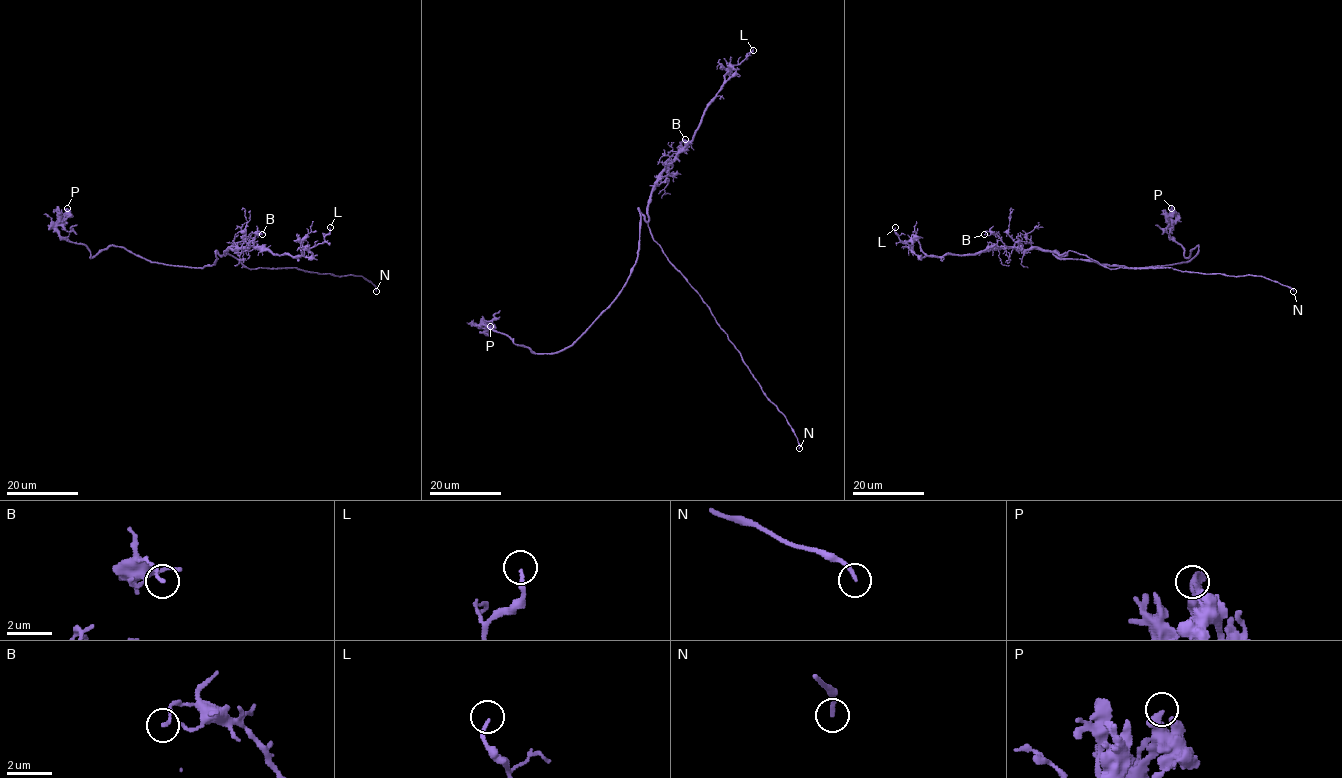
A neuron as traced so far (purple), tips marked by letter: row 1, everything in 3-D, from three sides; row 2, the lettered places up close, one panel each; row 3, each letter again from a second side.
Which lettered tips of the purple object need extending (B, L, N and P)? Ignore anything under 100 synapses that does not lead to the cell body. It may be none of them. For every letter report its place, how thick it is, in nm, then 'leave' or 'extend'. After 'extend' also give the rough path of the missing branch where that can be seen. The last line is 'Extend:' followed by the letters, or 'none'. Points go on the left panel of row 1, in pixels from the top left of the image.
B: at (262, 234); 120 nm thick; leave
L: at (330, 227); 160 nm thick; leave
N: at (376, 291); 180 nm thick; extend; missing branch runs (376, 291), (384, 309), (384, 320)
P: at (67, 208); 300 nm thick; leave
Extend: N

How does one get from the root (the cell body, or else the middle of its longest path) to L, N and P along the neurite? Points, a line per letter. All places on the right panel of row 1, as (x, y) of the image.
L: (1056, 256), (1055, 251), (1066, 254), (989, 246), (974, 253), (919, 257), (900, 240), (895, 227)
N: (1056, 256), (1055, 251), (1064, 255), (1073, 251), (1109, 268), (1171, 267), (1201, 274), (1261, 276), (1293, 291)
P: (1056, 256), (1127, 267), (1188, 262), (1198, 252), (1198, 246), (1185, 257), (1184, 249), (1166, 232), (1171, 208)

